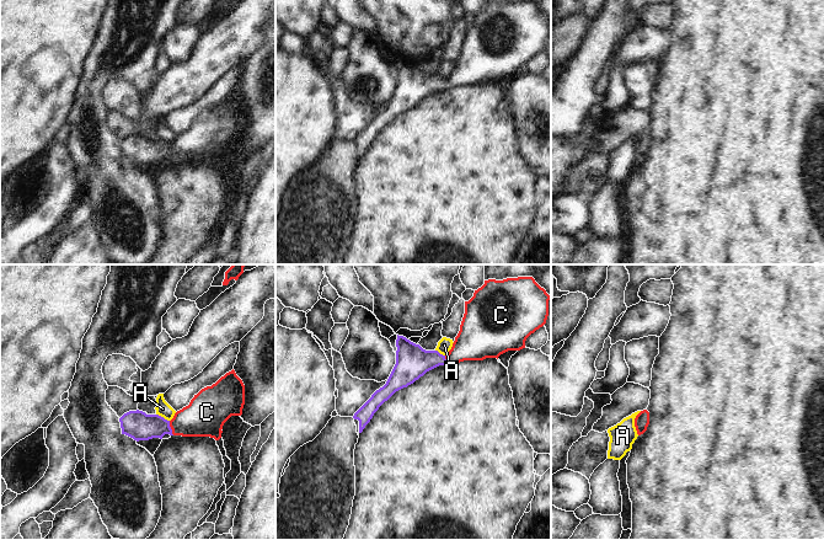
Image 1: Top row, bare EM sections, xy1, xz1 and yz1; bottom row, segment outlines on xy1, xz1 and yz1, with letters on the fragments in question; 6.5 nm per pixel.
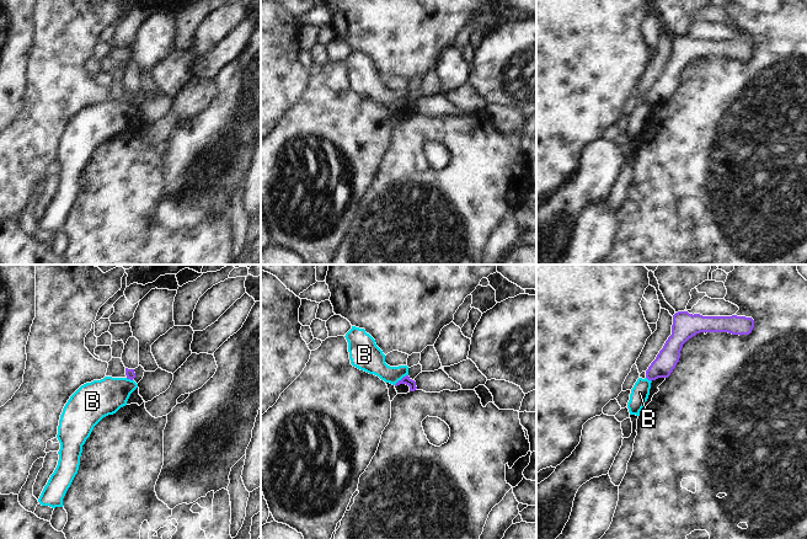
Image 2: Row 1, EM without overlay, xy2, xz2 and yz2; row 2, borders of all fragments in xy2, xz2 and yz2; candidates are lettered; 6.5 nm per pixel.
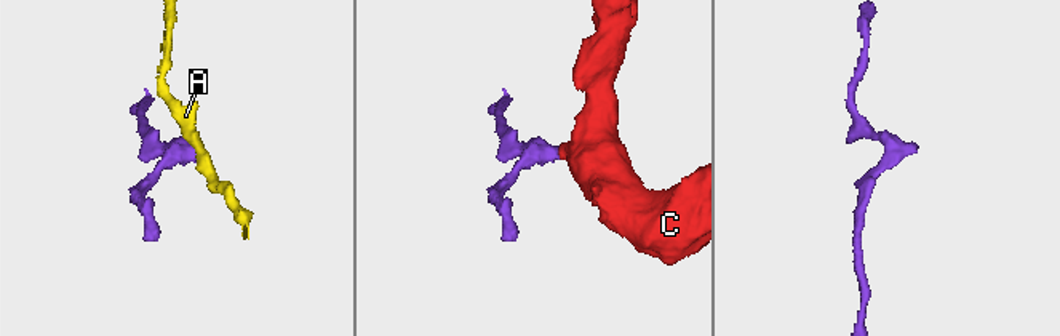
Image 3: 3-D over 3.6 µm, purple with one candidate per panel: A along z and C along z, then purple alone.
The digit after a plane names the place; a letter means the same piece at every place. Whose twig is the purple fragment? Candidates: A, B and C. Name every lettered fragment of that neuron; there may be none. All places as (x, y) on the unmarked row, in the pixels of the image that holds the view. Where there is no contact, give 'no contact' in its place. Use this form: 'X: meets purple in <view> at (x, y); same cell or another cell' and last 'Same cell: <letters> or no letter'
A: meets purple in xy1 at (162, 142); another cell
B: meets purple in xz2 at (401, 103); another cell
C: meets purple in xy1 at (170, 153); same cell
Same cell: C

